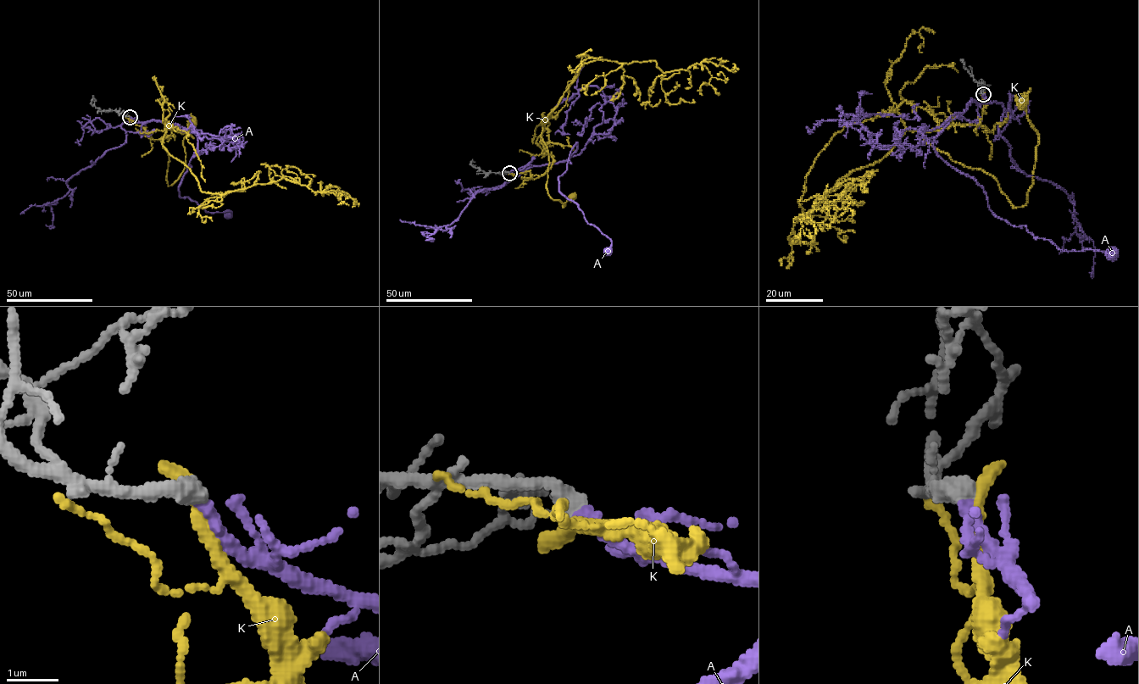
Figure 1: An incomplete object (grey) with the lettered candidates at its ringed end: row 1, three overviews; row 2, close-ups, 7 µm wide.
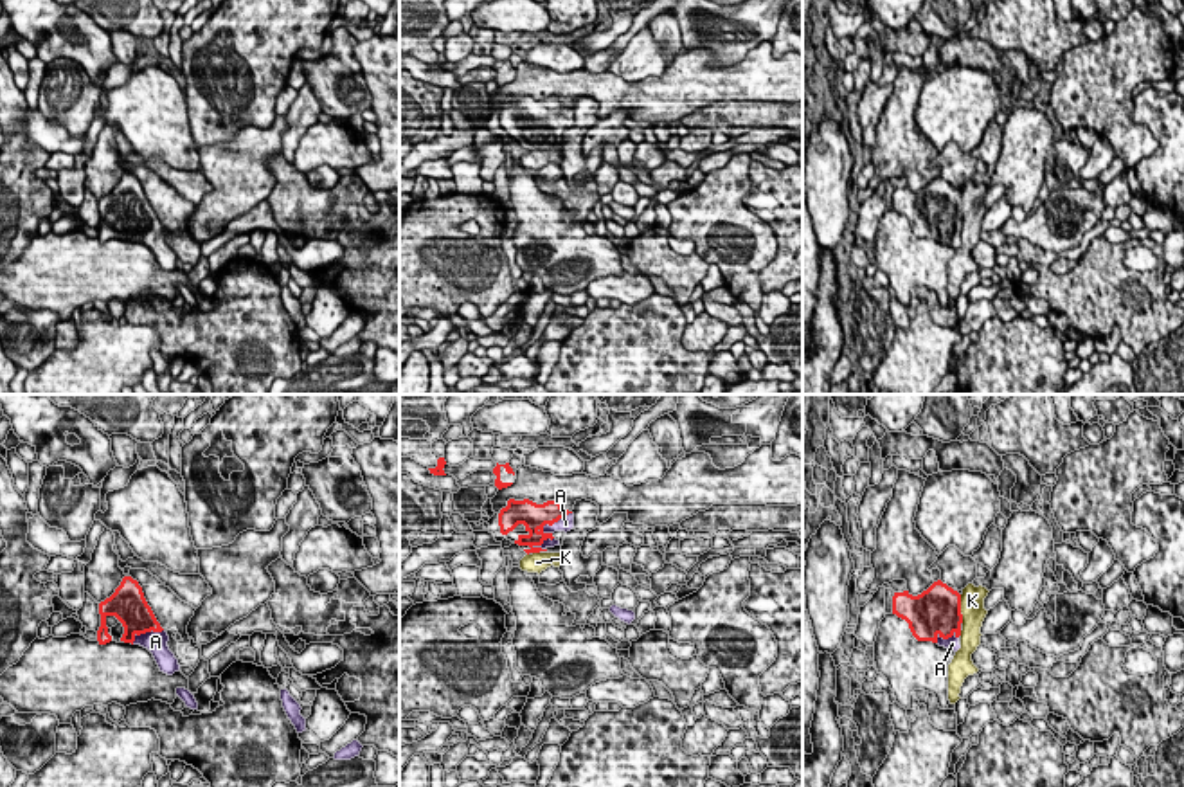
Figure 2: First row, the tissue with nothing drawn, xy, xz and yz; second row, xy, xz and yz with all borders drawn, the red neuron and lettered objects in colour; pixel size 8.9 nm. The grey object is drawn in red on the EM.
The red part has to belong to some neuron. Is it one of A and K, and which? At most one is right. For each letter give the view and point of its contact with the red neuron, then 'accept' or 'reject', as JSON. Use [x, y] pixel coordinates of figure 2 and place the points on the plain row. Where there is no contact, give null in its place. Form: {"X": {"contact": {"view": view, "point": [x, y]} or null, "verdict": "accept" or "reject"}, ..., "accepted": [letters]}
{"A": {"contact": {"view": "xz", "point": [553, 119]}, "verdict": "accept"}, "K": {"contact": {"view": "yz", "point": [959, 206]}, "verdict": "reject"}, "accepted": ["A"]}

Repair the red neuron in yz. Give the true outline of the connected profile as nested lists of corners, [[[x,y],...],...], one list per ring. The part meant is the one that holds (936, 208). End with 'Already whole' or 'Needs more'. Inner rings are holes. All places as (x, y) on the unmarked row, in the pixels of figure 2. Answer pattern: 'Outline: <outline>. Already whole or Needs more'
Outline: [[[941,176],[918,193],[894,189],[892,211],[909,220],[918,238],[932,238],[954,249],[961,245],[961,191]]]. Needs more

